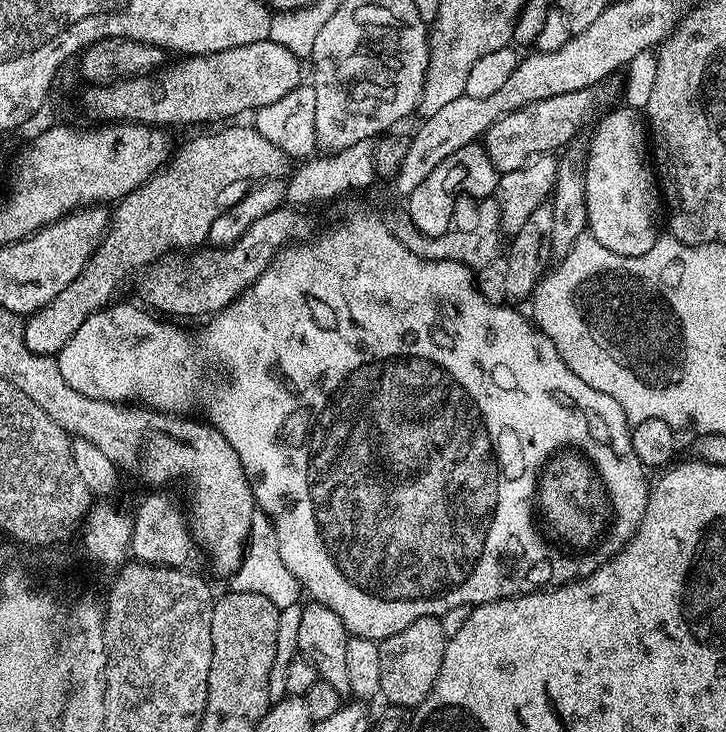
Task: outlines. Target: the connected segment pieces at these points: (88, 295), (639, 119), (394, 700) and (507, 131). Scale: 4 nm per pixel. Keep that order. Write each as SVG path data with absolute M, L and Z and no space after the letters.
M252 126L224 128L221 132L208 132L186 141L173 160L171 157L142 187L126 194L115 205L116 212L114 208L104 240L86 262L82 274L24 320L24 341L28 349L39 356L59 356L62 346L74 338L74 330L78 330L86 318L117 299L116 291L127 282L128 276L150 267L175 248L199 249L214 218L234 206L239 180L278 180L289 175L288 164L287 154L278 150L274 142L266 142Z
M620 106L608 113L600 122L591 144L587 147L586 206L588 207L587 231L606 250L623 256L641 256L654 246L658 239L656 219L662 216L662 197L658 177L650 159L650 136L646 131L646 120L637 109Z
M438 616L418 618L418 622L410 622L406 630L398 630L398 634L390 634L390 638L379 641L382 658L380 696L388 699L392 703L389 705L397 709L415 710L427 698L430 690L434 690L434 682L438 682L438 670L442 670L447 645Z
M587 91L542 98L538 102L528 104L525 108L519 108L498 118L498 122L494 122L482 137L484 153L496 167L497 173L518 170L537 154L552 154L571 145L576 130L592 108L592 95L591 91Z

